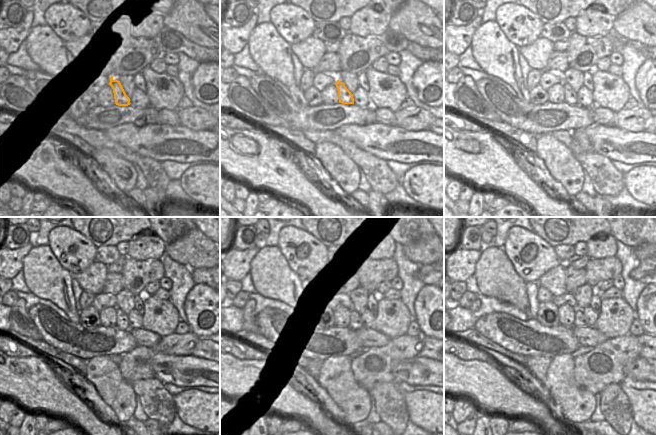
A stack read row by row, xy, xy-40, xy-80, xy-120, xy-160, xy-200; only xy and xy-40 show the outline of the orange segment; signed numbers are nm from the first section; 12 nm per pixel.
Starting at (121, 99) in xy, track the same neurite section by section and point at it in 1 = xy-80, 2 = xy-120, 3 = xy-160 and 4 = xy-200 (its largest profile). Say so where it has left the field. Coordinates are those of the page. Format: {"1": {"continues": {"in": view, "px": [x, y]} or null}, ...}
{"1": {"continues": {"in": "xy-80", "px": [571, 98]}}, "2": {"continues": {"in": "xy-120", "px": [123, 323]}}, "3": {"continues": {"in": "xy-160", "px": [355, 320]}}, "4": {"continues": {"in": "xy-200", "px": [579, 320]}}}

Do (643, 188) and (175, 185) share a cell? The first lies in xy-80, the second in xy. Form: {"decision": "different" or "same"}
{"decision": "different"}

